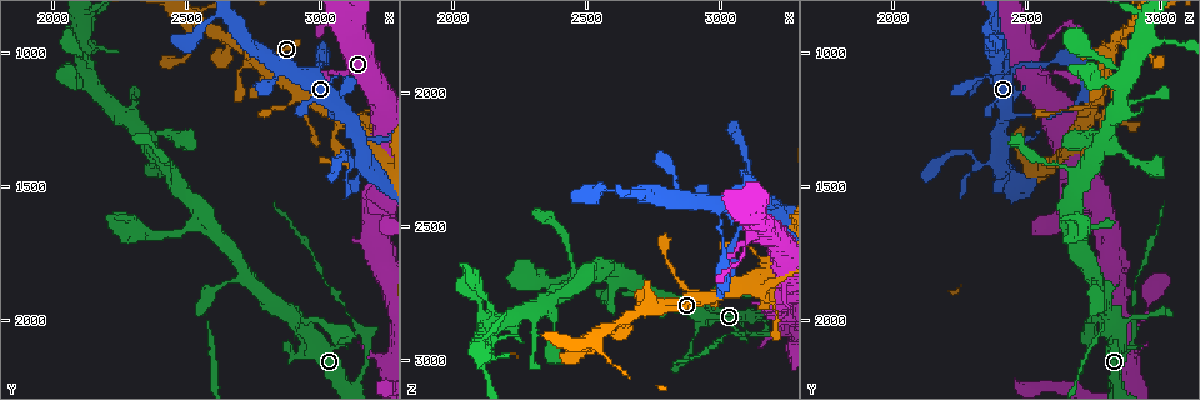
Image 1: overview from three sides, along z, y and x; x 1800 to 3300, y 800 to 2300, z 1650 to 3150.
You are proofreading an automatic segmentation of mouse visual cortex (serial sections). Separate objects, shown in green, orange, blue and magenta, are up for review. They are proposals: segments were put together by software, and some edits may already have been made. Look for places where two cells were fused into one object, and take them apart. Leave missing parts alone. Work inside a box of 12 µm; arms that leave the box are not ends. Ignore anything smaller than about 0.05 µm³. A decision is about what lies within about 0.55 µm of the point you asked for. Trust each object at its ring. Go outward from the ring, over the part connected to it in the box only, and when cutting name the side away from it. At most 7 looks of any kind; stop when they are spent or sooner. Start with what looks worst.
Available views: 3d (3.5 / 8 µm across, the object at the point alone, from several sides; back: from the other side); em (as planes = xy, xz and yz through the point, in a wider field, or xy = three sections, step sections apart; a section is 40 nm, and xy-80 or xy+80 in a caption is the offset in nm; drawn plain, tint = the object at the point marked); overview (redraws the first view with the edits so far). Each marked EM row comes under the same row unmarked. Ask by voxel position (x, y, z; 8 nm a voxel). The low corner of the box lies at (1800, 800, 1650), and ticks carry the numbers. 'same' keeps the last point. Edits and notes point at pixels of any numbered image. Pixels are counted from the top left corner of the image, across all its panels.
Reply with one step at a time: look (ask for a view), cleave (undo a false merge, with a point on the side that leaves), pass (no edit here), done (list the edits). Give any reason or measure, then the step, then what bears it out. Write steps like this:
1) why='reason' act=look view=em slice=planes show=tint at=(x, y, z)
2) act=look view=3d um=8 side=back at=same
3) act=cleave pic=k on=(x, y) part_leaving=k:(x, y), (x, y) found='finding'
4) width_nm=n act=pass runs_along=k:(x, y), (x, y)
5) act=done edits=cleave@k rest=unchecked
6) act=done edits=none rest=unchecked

why='sudden change in width' act=look view=3d um=3.5 at=(2570, 1990, 2800)

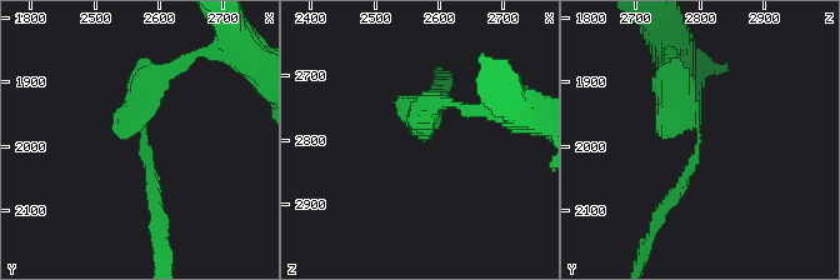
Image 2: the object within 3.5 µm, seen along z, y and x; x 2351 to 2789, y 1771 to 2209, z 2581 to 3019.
arm_widths_nm=150,300 act=look view=em slice=xy step=3 show=tint at=(2570, 1985, 2795)

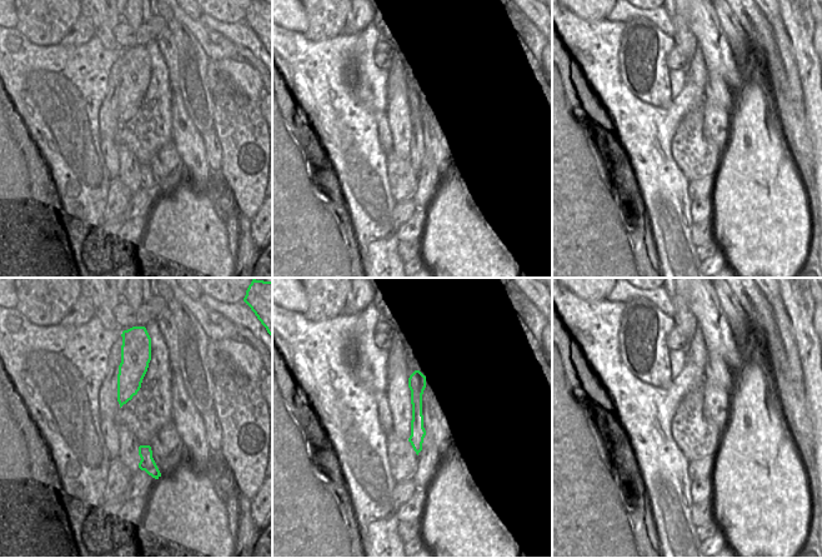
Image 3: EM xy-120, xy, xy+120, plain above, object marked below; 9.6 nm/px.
why='another direction' act=look view=em slice=xy step=5 show=tint at=same

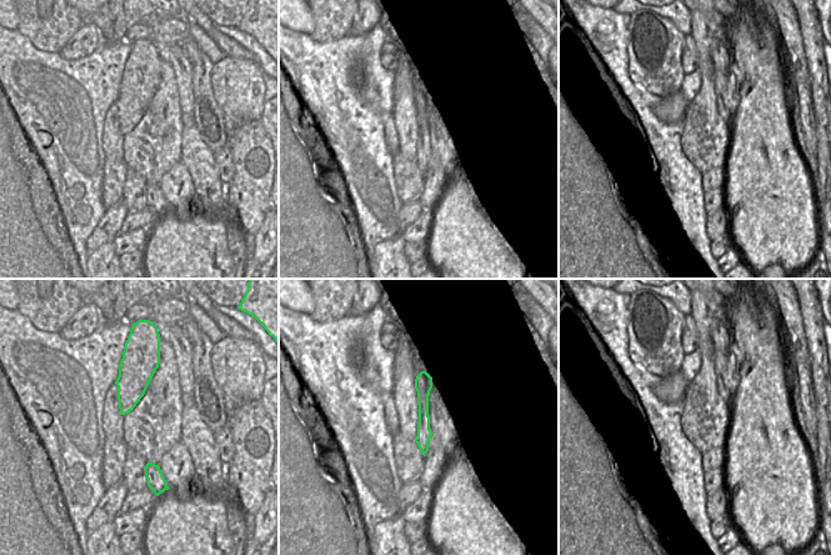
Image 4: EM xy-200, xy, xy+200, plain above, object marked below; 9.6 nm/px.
act=cleave pic=2 on=(149, 170) part_leaving=2:(140, 133), (159, 244) found='two cells meet here'

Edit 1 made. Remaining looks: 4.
act=look view=overview

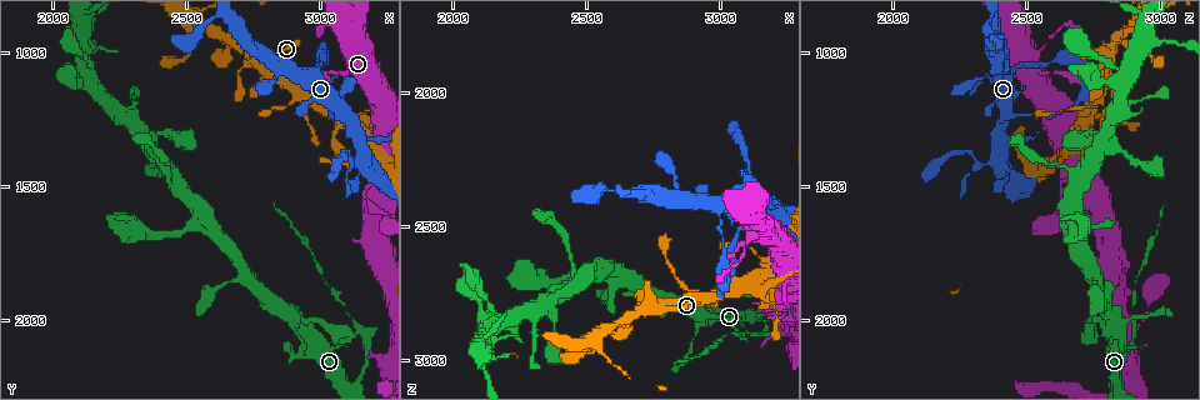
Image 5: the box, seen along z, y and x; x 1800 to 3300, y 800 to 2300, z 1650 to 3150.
why='a narrow waist' act=look view=3d um=8 at=(3100, 1970, 2900)

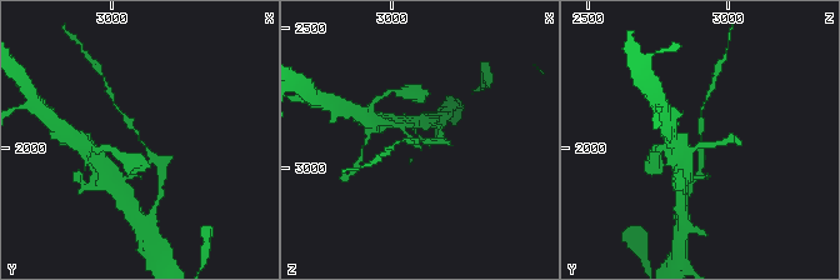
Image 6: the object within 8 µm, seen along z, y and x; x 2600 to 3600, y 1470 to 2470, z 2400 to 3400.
arm_widths_nm=150,150 act=look view=em slice=planes show=tint at=(3100, 1970, 2900)

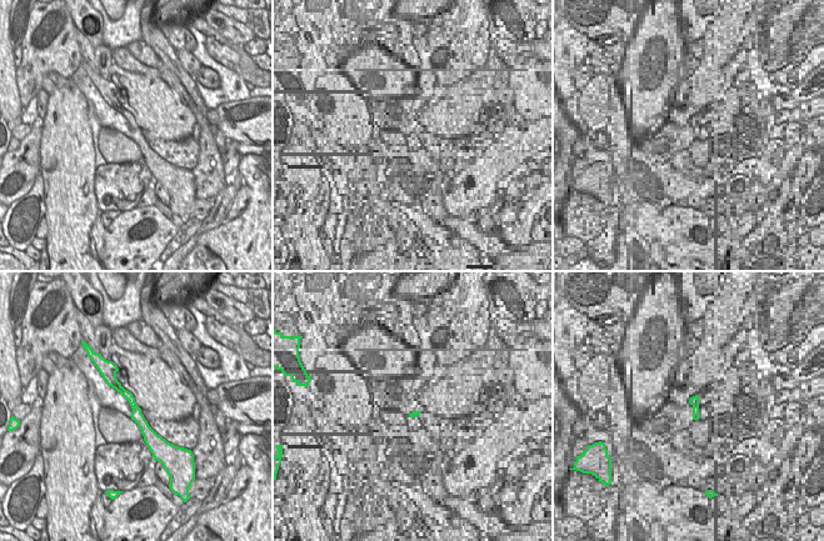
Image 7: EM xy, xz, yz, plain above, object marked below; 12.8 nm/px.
width_nm=140 act=pass runs_along=7:(109, 380), (131, 400), (156, 442) found='all the same cell'

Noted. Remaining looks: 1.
act=done edits=cleave@2 rest=unchecked

